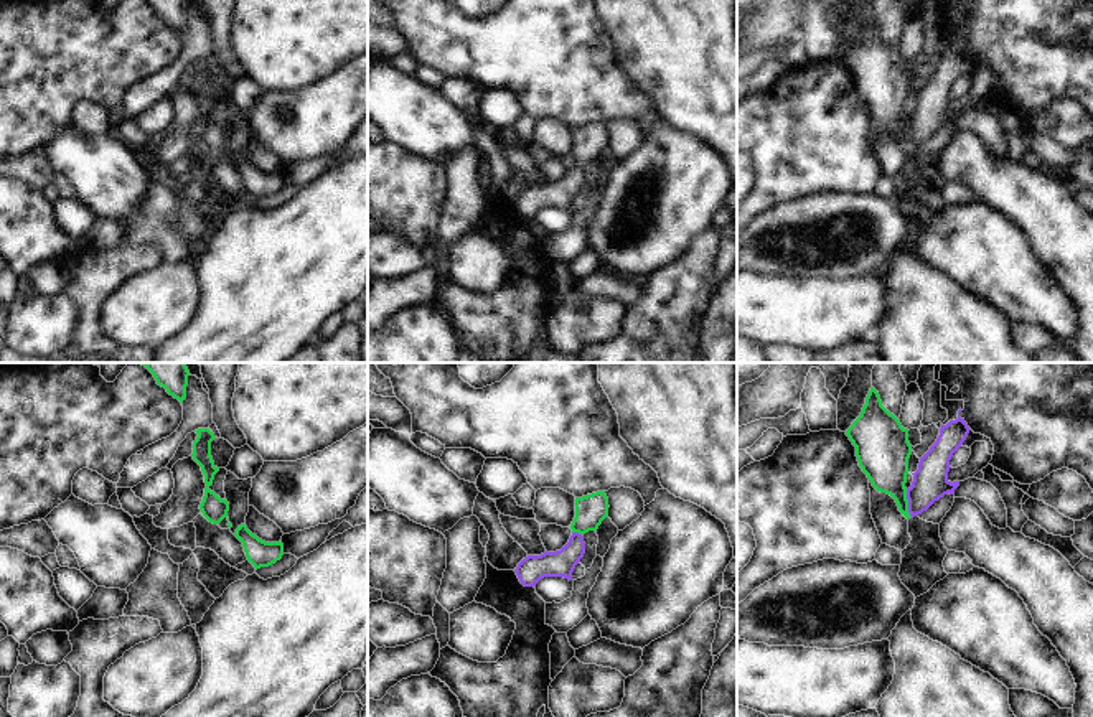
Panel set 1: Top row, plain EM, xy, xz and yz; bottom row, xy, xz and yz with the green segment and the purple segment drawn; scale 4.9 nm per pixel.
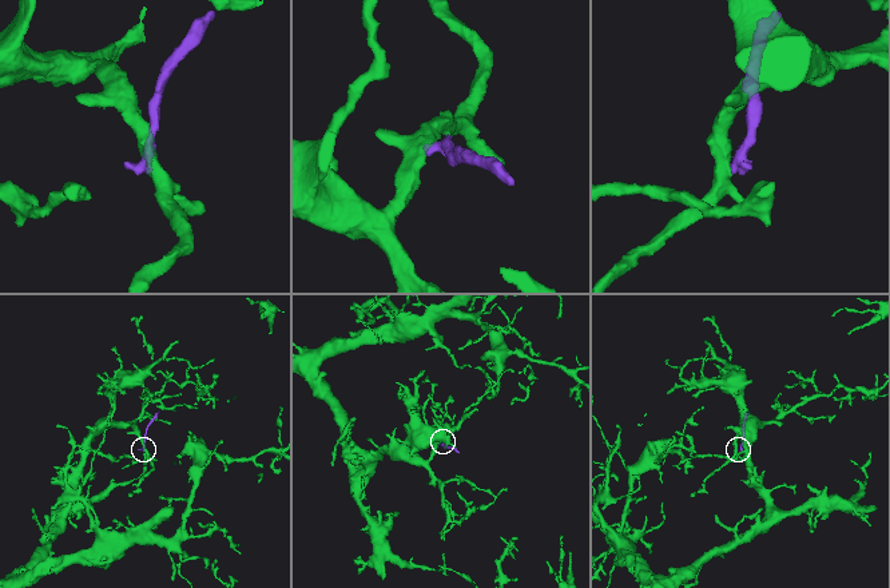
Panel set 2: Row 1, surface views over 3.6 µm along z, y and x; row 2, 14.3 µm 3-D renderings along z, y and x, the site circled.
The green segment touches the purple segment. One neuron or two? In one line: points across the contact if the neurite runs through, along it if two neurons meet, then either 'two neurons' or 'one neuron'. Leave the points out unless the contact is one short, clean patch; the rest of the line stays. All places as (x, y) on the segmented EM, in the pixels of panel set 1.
runs through yz (884, 459), (892, 483), (907, 503), (930, 482); one neuron

